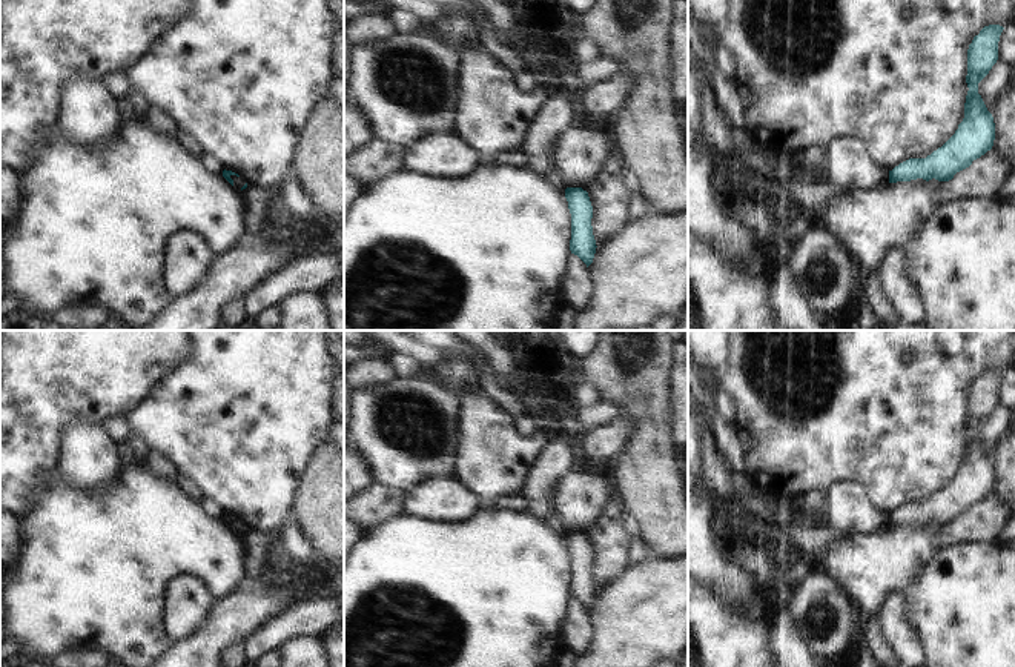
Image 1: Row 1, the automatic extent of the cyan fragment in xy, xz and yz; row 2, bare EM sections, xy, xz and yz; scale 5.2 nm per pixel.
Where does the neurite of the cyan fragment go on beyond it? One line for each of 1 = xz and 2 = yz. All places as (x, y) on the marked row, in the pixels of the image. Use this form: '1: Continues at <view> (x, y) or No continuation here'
1: No continuation here
2: No continuation here

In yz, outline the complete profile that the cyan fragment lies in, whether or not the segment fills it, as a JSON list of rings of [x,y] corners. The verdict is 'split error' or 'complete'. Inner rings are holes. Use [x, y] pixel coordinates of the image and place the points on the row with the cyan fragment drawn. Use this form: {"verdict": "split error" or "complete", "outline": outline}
{"verdict": "complete", "outline": [[[984,26],[974,37],[967,49],[967,95],[964,118],[955,134],[926,158],[909,158],[889,171],[889,183],[935,178],[949,181],[954,175],[972,164],[974,160],[992,149],[995,123],[987,111],[978,83],[989,74],[998,60],[998,41],[1003,26]]]}

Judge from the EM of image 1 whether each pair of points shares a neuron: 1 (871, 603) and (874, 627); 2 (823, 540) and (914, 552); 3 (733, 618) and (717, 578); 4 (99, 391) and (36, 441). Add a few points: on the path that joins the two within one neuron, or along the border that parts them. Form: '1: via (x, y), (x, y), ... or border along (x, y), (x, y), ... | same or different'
1: border along (877, 613), (866, 620) | different
2: border along (843, 535), (817, 560) | different
3: border along (704, 583), (733, 604), (748, 603), (760, 592) | different
4: via (83, 394), (51, 426) | same

